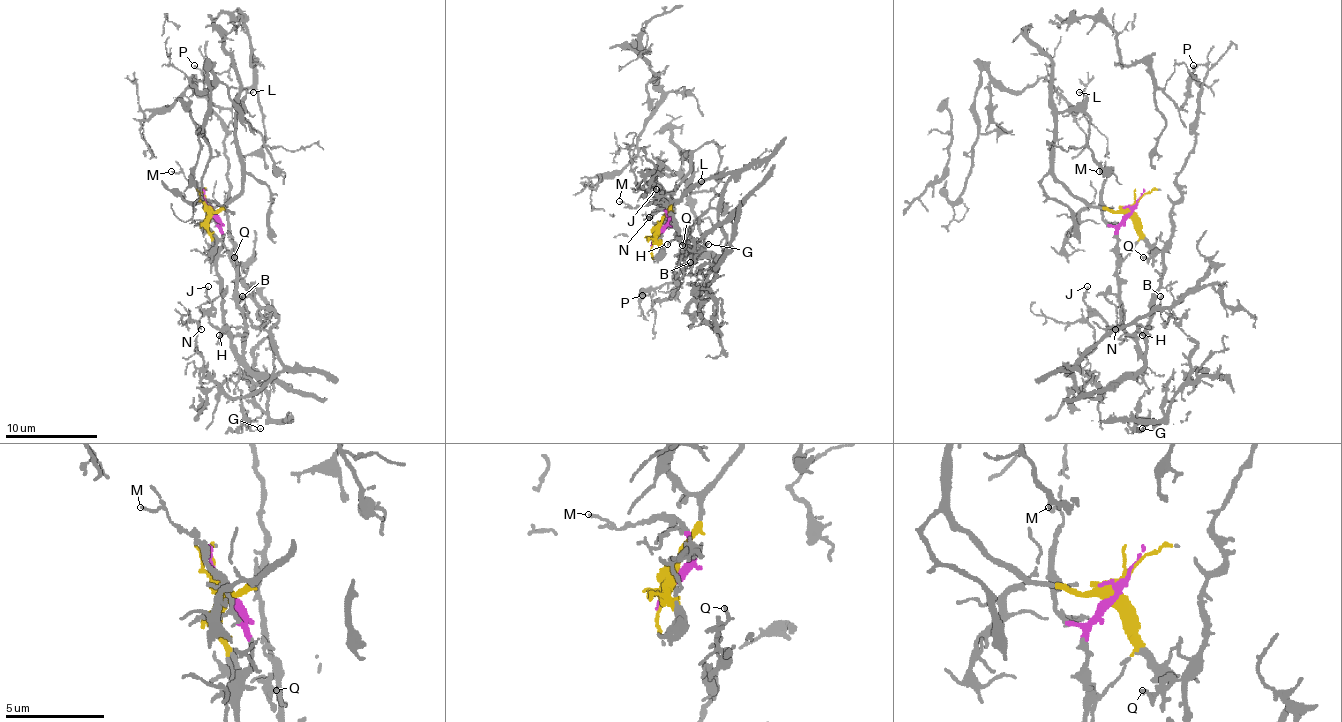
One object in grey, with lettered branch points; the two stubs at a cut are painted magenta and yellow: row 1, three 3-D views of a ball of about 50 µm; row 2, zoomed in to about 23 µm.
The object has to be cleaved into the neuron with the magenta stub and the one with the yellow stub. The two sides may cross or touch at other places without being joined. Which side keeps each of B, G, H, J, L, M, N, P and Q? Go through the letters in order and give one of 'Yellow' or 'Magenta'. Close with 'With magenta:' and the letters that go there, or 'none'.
B: Magenta
G: Magenta
H: Magenta
J: Magenta
L: Yellow
M: Magenta
N: Magenta
P: Magenta
Q: Magenta
With magenta: B, G, H, J, M, N, P, Q

